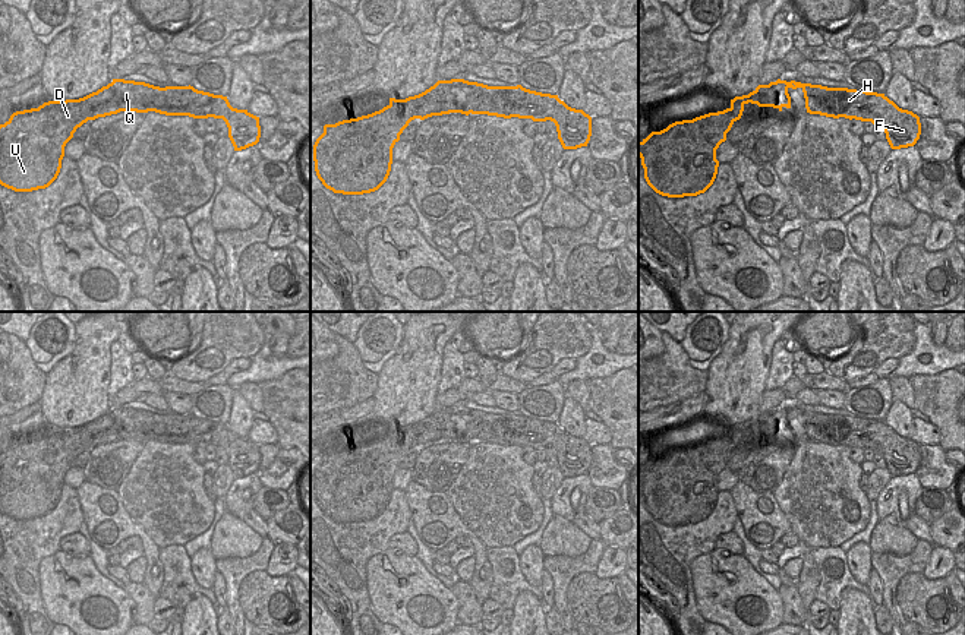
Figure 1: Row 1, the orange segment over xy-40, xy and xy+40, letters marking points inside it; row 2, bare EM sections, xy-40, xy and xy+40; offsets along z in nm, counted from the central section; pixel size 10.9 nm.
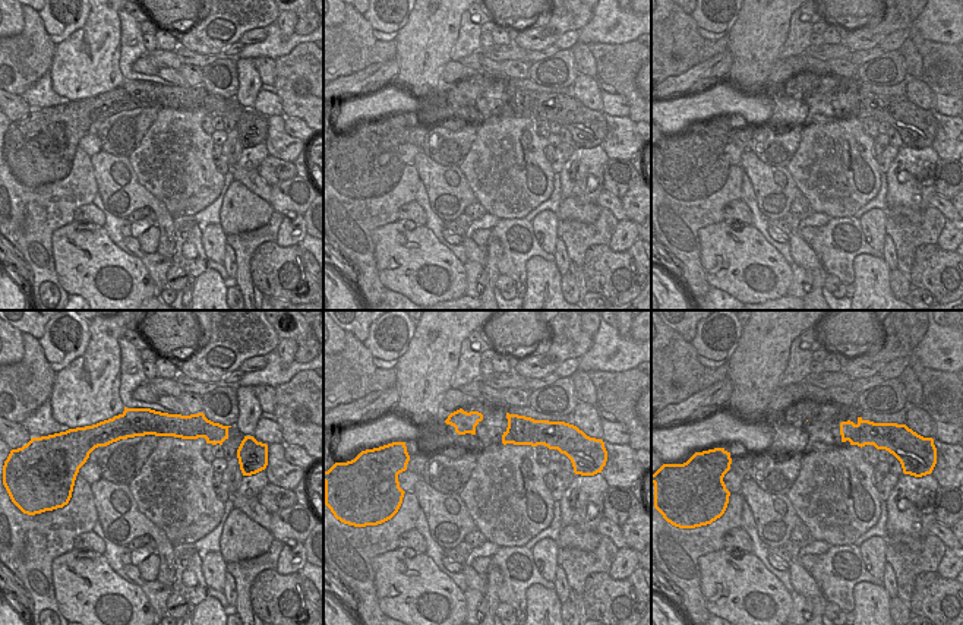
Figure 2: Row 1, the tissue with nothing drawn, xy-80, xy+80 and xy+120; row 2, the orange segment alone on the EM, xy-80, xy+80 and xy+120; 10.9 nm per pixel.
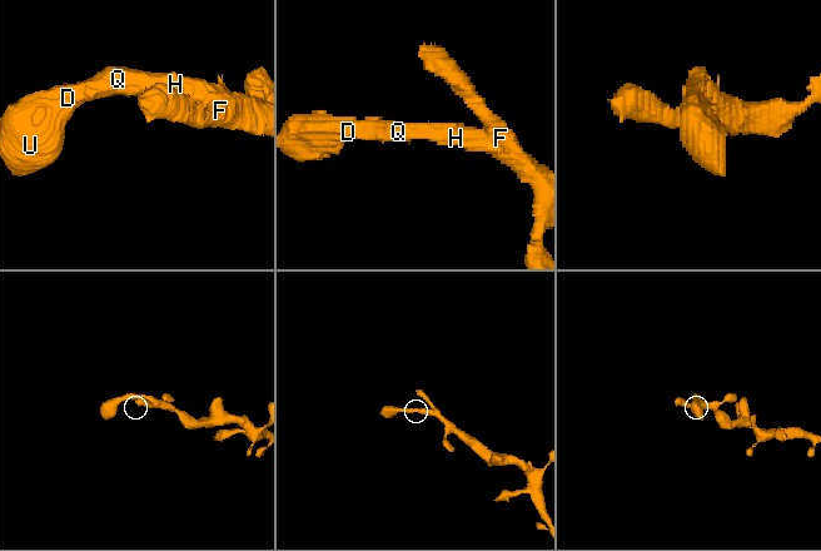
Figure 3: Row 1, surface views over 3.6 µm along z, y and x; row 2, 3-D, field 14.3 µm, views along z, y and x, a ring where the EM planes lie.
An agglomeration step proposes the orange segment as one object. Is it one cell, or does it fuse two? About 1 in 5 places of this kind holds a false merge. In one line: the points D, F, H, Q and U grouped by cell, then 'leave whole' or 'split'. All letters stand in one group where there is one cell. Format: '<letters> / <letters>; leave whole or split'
D F H Q U; leave whole

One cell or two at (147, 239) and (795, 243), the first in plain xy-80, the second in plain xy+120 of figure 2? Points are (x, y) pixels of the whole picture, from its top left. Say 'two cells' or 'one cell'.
two cells

